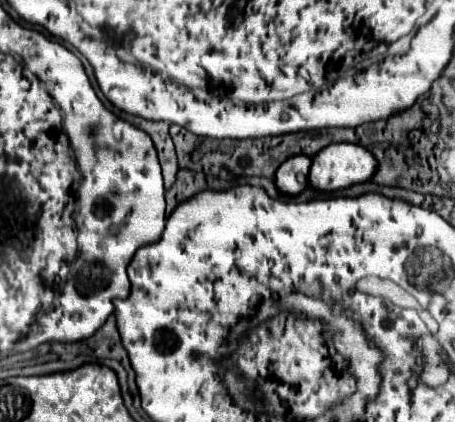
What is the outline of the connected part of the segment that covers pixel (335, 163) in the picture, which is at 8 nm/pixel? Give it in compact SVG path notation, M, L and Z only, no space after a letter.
M335 143L323 149L319 157L313 159L309 171L309 185L315 191L337 191L353 183L371 179L375 171L375 157L367 153L361 145Z

